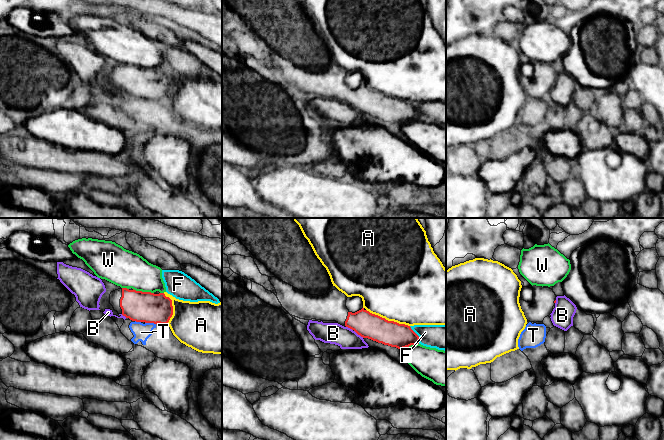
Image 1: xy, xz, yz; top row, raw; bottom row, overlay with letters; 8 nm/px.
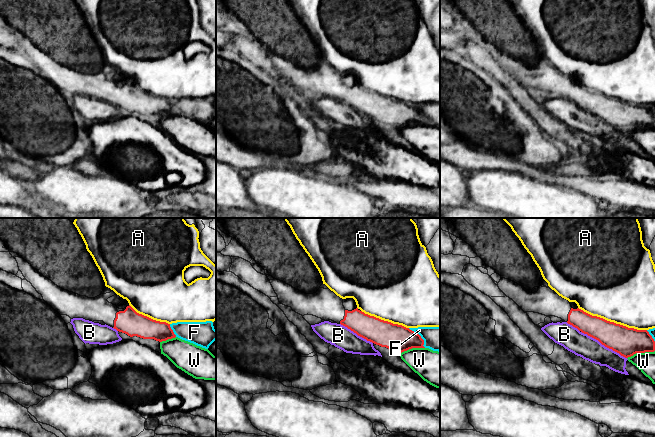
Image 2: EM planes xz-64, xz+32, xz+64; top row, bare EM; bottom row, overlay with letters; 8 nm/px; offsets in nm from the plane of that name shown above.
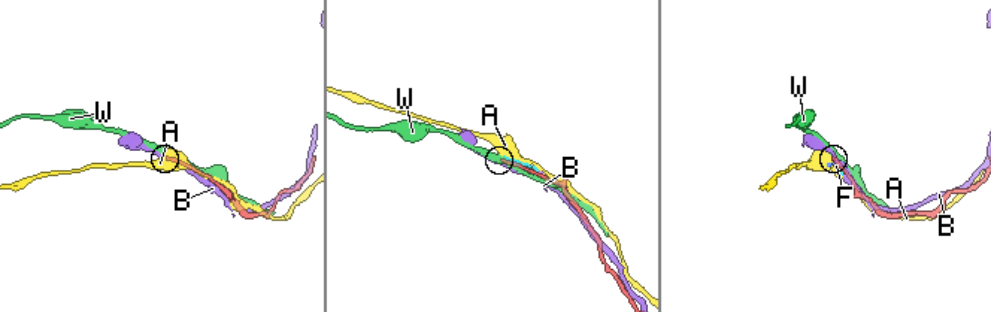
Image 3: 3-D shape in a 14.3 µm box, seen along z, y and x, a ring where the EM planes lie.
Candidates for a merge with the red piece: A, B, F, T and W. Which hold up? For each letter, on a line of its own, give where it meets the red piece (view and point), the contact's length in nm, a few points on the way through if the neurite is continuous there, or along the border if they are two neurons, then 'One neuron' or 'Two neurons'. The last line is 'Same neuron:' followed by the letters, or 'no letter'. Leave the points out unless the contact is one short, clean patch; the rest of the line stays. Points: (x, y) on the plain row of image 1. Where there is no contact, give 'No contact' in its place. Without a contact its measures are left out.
A: Touches red at xz (387, 96). Shared border 380 nm. Two neurons
B: Touches red at xz (359, 110). Shared border 100 nm. Two neurons
F: Touches red at xz (417, 111). Shared border 170 nm. Two neurons
T: Touches red at xy (150, 98). Shared border 90 nm. Boundary: xy (145, 98), (153, 98), (155, 100). Two neurons
W: Touches red at xy (143, 68). Shared border 170 nm. Two neurons
Same neuron: no letter

